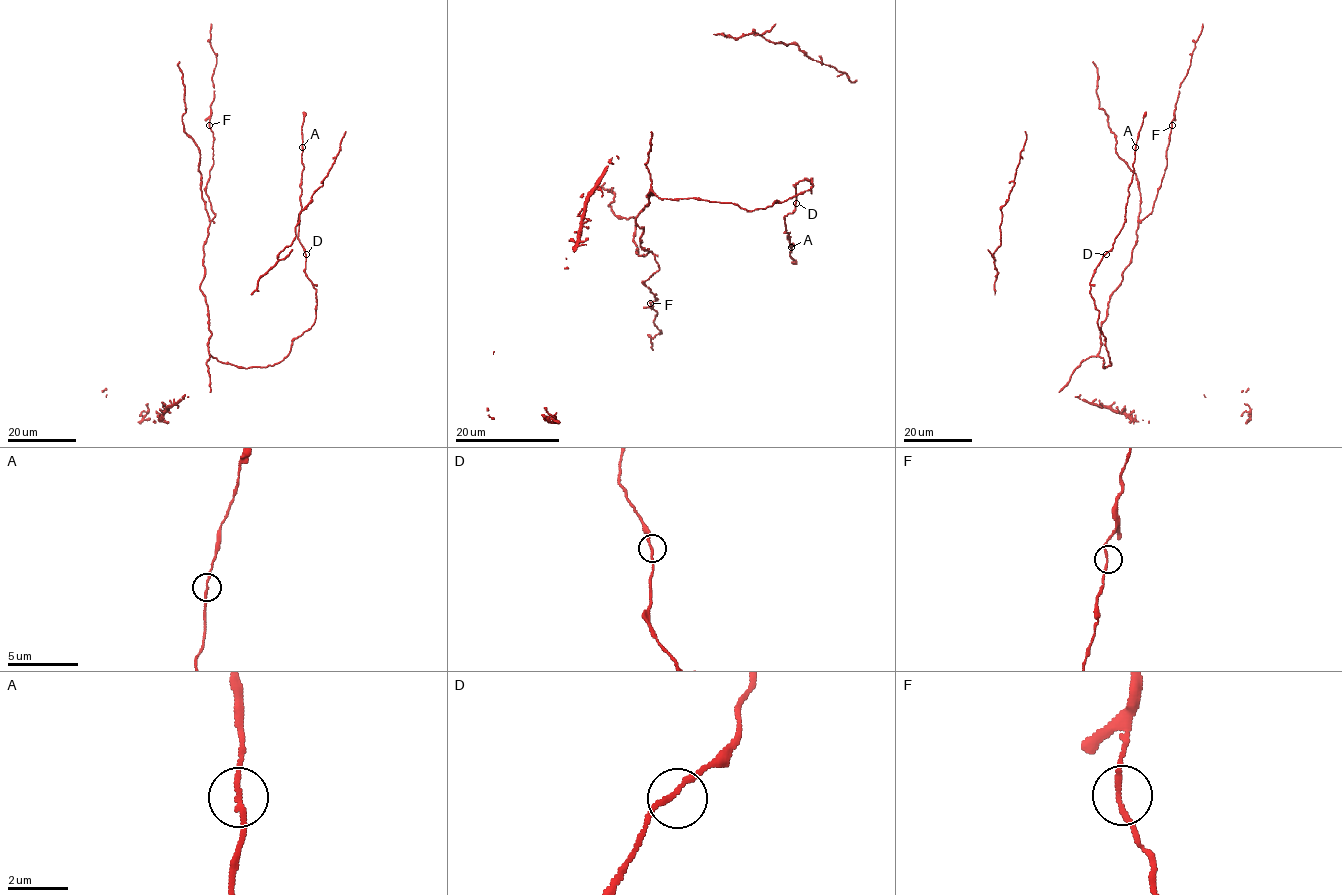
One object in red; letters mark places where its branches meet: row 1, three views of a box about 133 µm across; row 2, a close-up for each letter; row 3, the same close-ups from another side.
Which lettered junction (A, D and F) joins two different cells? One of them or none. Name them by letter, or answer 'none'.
none

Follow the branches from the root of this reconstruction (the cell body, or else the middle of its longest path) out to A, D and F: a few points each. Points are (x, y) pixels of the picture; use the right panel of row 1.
A: (1103, 363), (1104, 368), (1111, 364), (1097, 323), (1099, 311), (1089, 292), (1090, 279), (1123, 226), (1135, 147)
D: (1103, 363), (1104, 368), (1111, 364), (1105, 337), (1097, 323), (1099, 311), (1089, 290), (1095, 269), (1106, 254)
F: (1103, 363), (1098, 355), (1101, 323), (1130, 262), (1138, 222), (1152, 211), (1172, 125)

